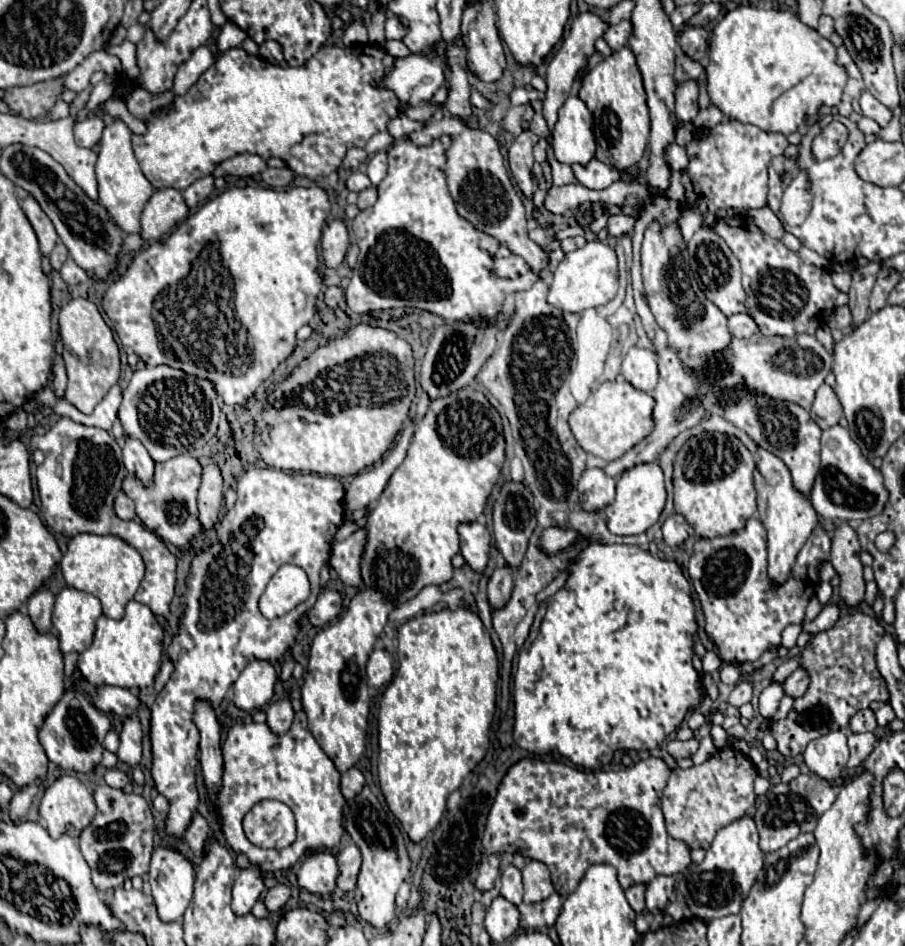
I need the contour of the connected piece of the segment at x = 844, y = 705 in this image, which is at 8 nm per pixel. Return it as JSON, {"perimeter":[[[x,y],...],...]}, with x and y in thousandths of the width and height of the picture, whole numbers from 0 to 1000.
{"perimeter":[[[944,644],[926,659],[904,669],[884,690],[884,705],[893,709],[893,730],[877,741],[877,749],[869,760],[853,764],[853,777],[860,785],[860,794],[866,800],[880,800],[888,794],[893,783],[913,777],[919,771],[937,771],[937,762],[952,749],[959,749],[964,741],[981,741],[981,728],[975,714],[968,707],[966,686],[977,671],[977,663],[964,650]]]}

